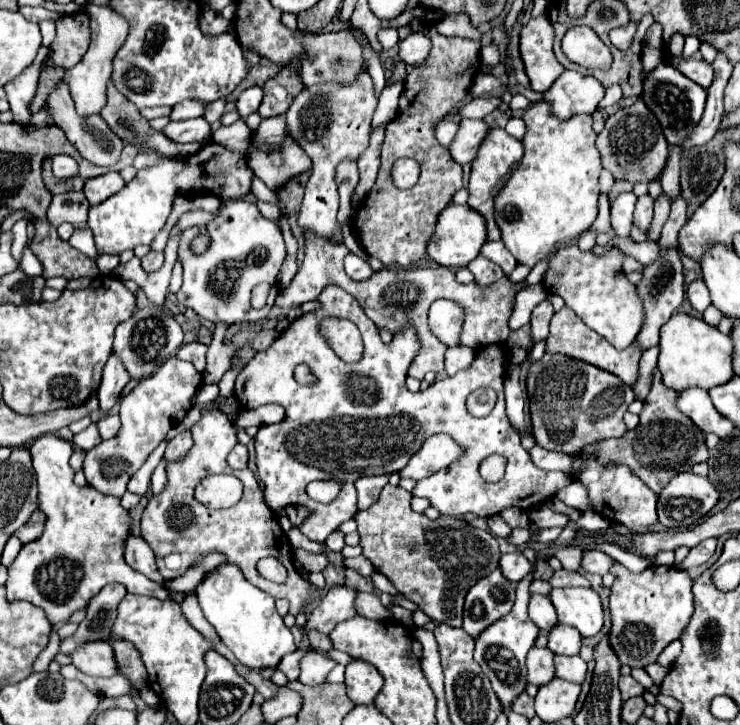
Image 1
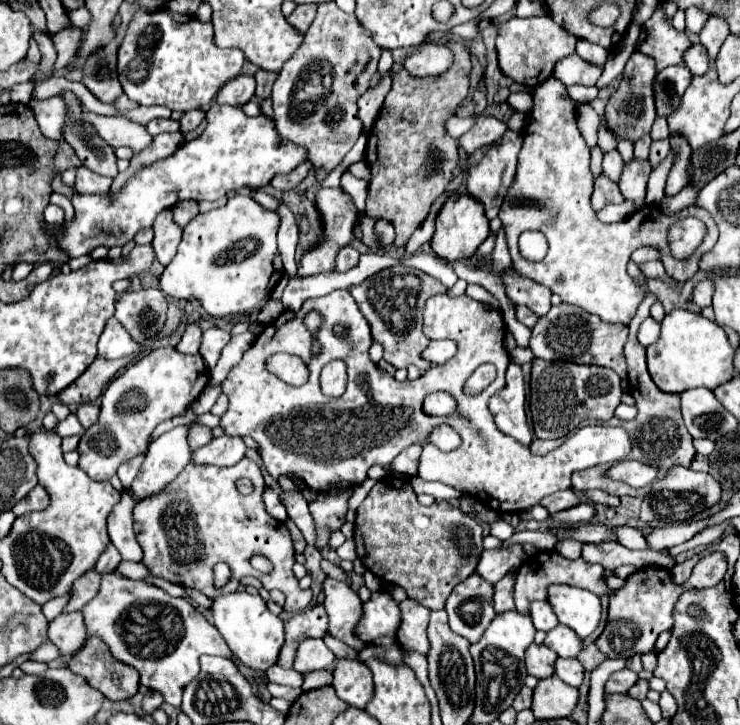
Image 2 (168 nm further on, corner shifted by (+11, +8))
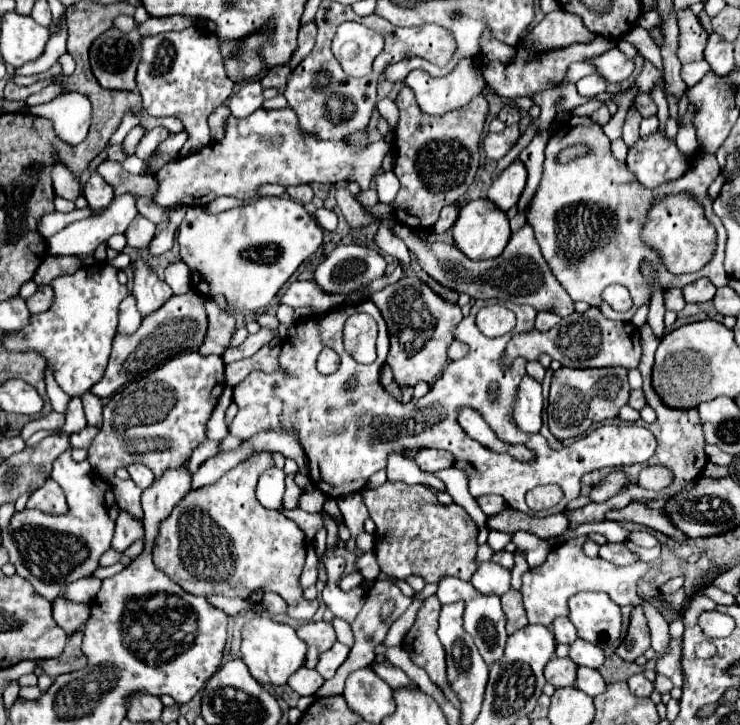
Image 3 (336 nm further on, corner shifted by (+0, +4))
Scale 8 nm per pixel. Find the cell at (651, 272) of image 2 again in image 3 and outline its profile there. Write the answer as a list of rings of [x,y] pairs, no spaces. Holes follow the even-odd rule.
[[[698,279],[686,287],[682,287],[682,293],[684,293],[684,299],[688,303],[704,303],[704,301],[710,301],[716,293],[716,287],[710,279]]]

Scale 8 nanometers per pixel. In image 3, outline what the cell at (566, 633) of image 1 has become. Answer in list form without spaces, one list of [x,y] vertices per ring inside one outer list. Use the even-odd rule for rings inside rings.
[[[576,639],[570,645],[570,653],[568,657],[576,663],[576,665],[584,665],[584,667],[600,667],[604,663],[604,651],[600,647],[596,647],[594,643],[588,643],[584,639]]]

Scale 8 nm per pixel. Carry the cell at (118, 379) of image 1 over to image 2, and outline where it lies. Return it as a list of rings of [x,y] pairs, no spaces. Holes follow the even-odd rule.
[[[109,317],[105,323],[105,329],[99,337],[99,355],[107,357],[107,359],[119,359],[137,349],[139,349],[139,345],[133,343],[133,339],[129,339],[129,333],[125,331],[125,327],[121,327],[121,323],[117,323],[117,319]]]

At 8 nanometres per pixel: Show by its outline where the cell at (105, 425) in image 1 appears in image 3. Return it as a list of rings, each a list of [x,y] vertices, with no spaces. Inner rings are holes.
[[[88,391],[82,395],[82,403],[84,403],[84,413],[88,419],[88,425],[100,427],[102,425],[102,401]]]

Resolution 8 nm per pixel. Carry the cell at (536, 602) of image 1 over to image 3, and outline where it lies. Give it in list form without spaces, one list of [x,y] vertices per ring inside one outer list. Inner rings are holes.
[[[568,617],[554,619],[552,633],[554,633],[554,637],[556,637],[558,643],[566,643],[566,645],[570,645],[570,643],[574,643],[578,639],[576,627],[572,627],[572,621]]]

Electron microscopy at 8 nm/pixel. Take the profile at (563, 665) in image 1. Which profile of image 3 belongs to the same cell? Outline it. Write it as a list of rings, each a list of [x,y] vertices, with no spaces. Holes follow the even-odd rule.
[[[578,667],[576,671],[576,687],[580,691],[584,691],[586,695],[590,697],[596,697],[604,691],[606,683],[602,679],[602,675],[596,671],[596,669],[590,669],[590,667]]]

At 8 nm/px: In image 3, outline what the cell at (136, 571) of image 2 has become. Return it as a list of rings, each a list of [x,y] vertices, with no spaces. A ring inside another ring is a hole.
[[[118,561],[118,563],[110,565],[110,567],[98,567],[92,575],[94,575],[94,577],[98,577],[98,579],[106,579],[106,577],[112,577],[112,575],[120,573],[124,567],[126,567],[126,563],[124,563],[124,561]]]

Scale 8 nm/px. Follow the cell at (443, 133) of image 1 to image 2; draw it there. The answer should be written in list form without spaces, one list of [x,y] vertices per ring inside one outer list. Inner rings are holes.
[[[453,115],[453,117],[449,117],[449,121],[445,123],[445,127],[447,127],[447,131],[457,139],[457,137],[461,137],[465,131],[469,131],[469,127],[473,127],[473,123],[475,123],[473,117],[461,119],[461,117]]]

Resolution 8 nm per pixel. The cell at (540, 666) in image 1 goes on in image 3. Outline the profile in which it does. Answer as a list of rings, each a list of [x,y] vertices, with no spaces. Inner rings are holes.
[[[552,657],[544,667],[544,677],[554,687],[568,687],[576,681],[576,663],[572,663],[568,657]]]

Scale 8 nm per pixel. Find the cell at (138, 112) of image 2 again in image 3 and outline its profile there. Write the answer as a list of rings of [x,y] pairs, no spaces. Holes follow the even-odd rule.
[[[136,125],[136,127],[126,135],[126,139],[124,139],[122,147],[124,147],[124,151],[126,151],[128,155],[132,155],[132,153],[134,153],[134,149],[136,149],[138,141],[144,137],[144,133],[146,133],[146,129],[144,129],[142,125]]]

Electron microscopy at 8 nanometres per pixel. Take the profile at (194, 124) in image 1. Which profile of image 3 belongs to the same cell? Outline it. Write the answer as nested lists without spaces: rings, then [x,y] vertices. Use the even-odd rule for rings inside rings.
[[[154,127],[152,131],[148,131],[146,135],[144,135],[144,139],[138,143],[138,147],[136,147],[136,155],[140,157],[140,159],[148,159],[148,155],[166,139],[166,135],[170,135],[168,131],[166,131],[166,127]]]

